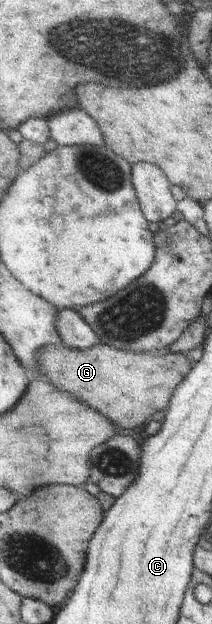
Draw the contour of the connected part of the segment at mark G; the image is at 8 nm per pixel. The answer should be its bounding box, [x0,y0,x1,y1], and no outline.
[40,344,190,430]

